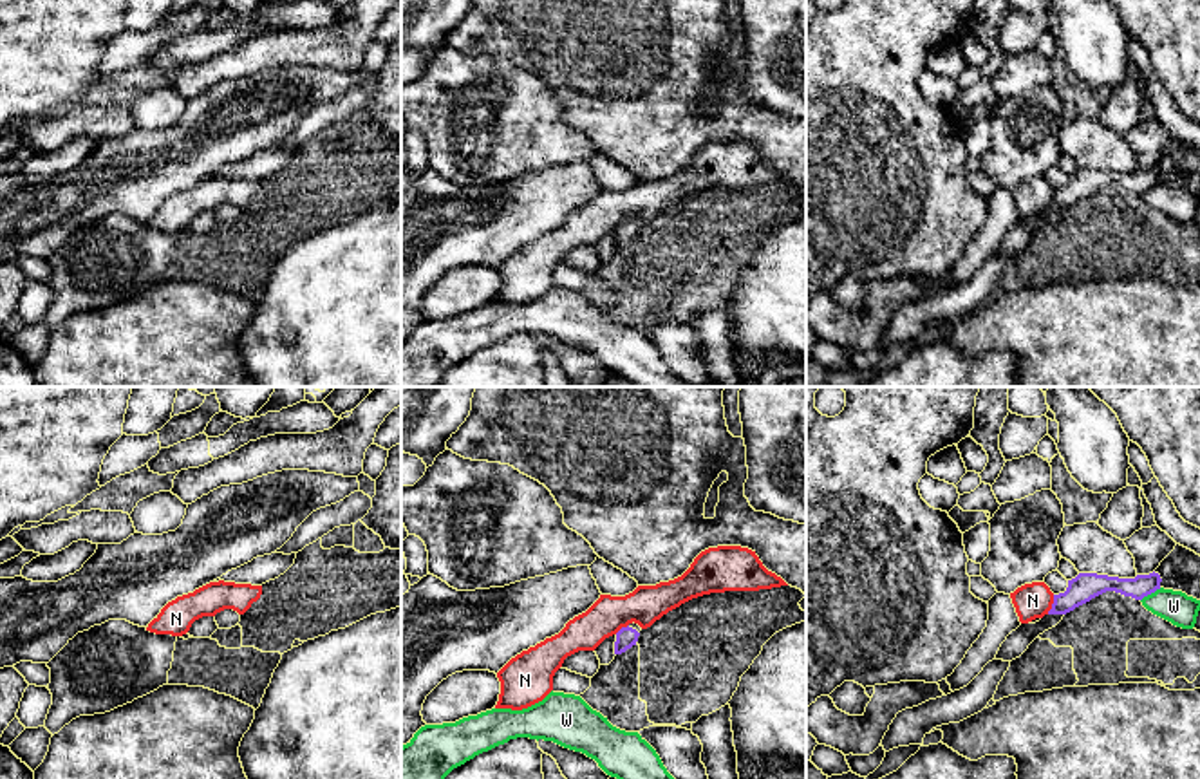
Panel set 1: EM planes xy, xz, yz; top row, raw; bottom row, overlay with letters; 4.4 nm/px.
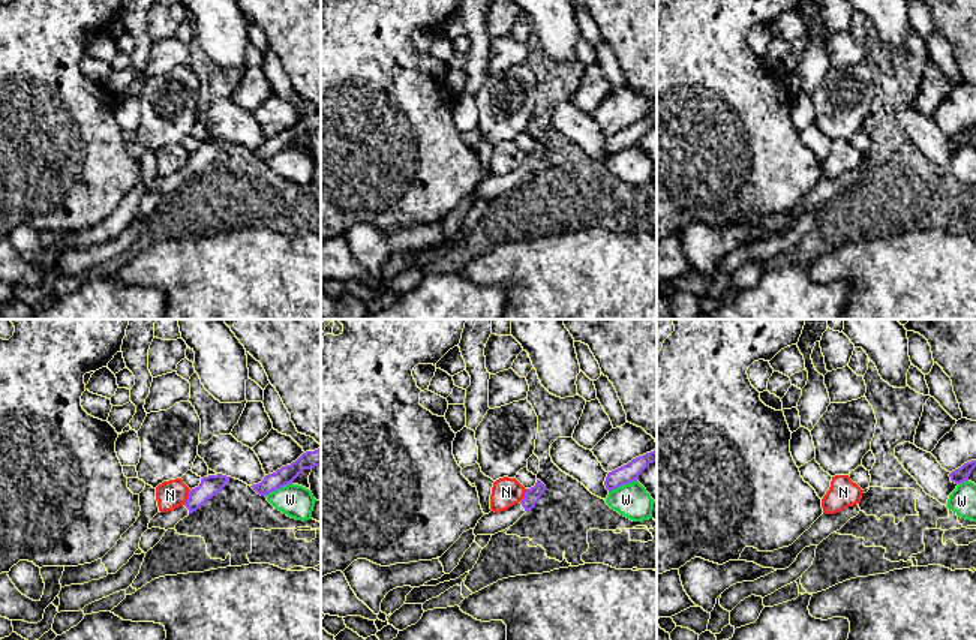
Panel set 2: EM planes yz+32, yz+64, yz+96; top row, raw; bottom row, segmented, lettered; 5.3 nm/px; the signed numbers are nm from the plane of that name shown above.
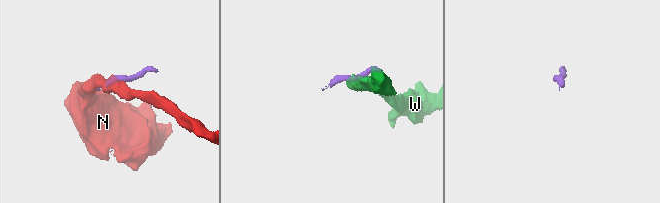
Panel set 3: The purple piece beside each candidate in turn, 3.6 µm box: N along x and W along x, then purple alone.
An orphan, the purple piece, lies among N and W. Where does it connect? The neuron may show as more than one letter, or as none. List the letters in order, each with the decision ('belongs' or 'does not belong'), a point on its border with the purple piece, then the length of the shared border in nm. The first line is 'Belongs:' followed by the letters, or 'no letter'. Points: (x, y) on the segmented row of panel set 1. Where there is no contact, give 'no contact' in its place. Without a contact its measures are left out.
Belongs: no letter
N: does not belong | yz (1052, 604) | 90 nm
W: does not belong | yz (1150, 593) | 110 nm

